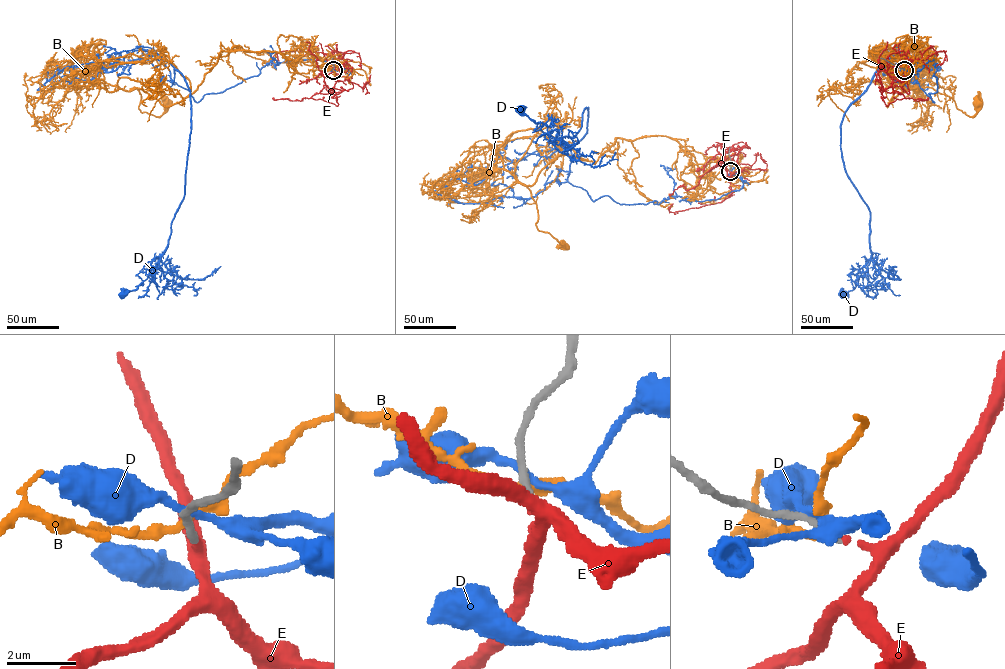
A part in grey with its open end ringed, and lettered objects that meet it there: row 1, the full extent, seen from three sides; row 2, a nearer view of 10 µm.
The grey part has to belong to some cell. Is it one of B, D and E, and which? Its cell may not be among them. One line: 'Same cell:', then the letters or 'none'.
Same cell: E

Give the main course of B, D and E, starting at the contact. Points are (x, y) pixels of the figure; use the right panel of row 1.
B: (903, 69), (889, 60), (904, 58), (868, 51), (896, 87), (887, 106), (927, 87), (969, 116), (979, 102)
D: (903, 69), (934, 60), (934, 102), (913, 76), (879, 69), (841, 125), (871, 255), (842, 295)
E: (904, 69), (909, 93), (895, 85), (893, 90), (916, 100), (928, 97)

